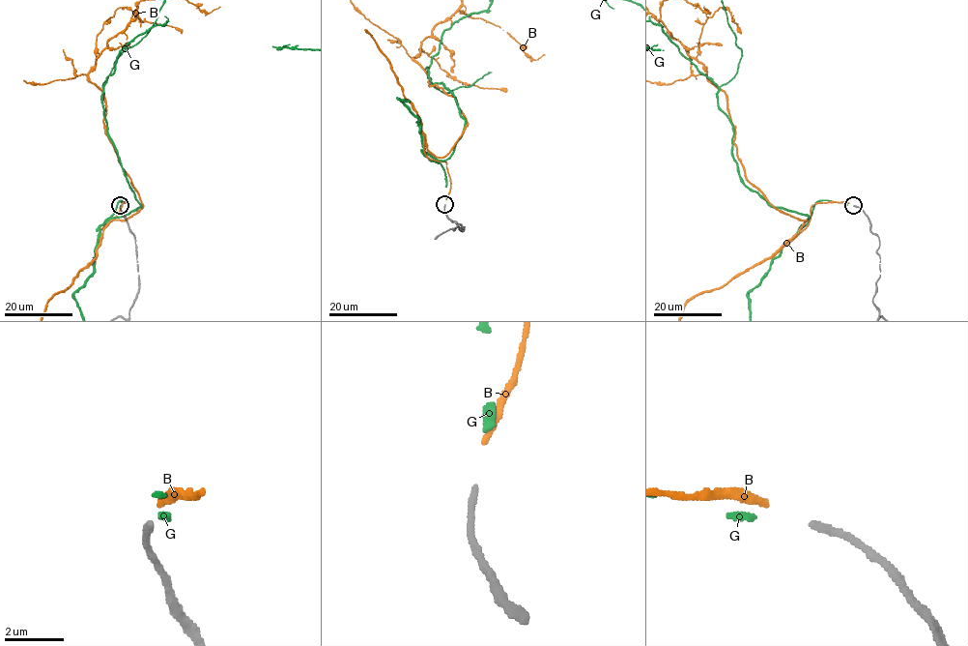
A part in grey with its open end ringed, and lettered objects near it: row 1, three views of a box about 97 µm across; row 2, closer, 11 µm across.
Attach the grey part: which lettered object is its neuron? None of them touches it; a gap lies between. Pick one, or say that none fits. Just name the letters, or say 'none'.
G

